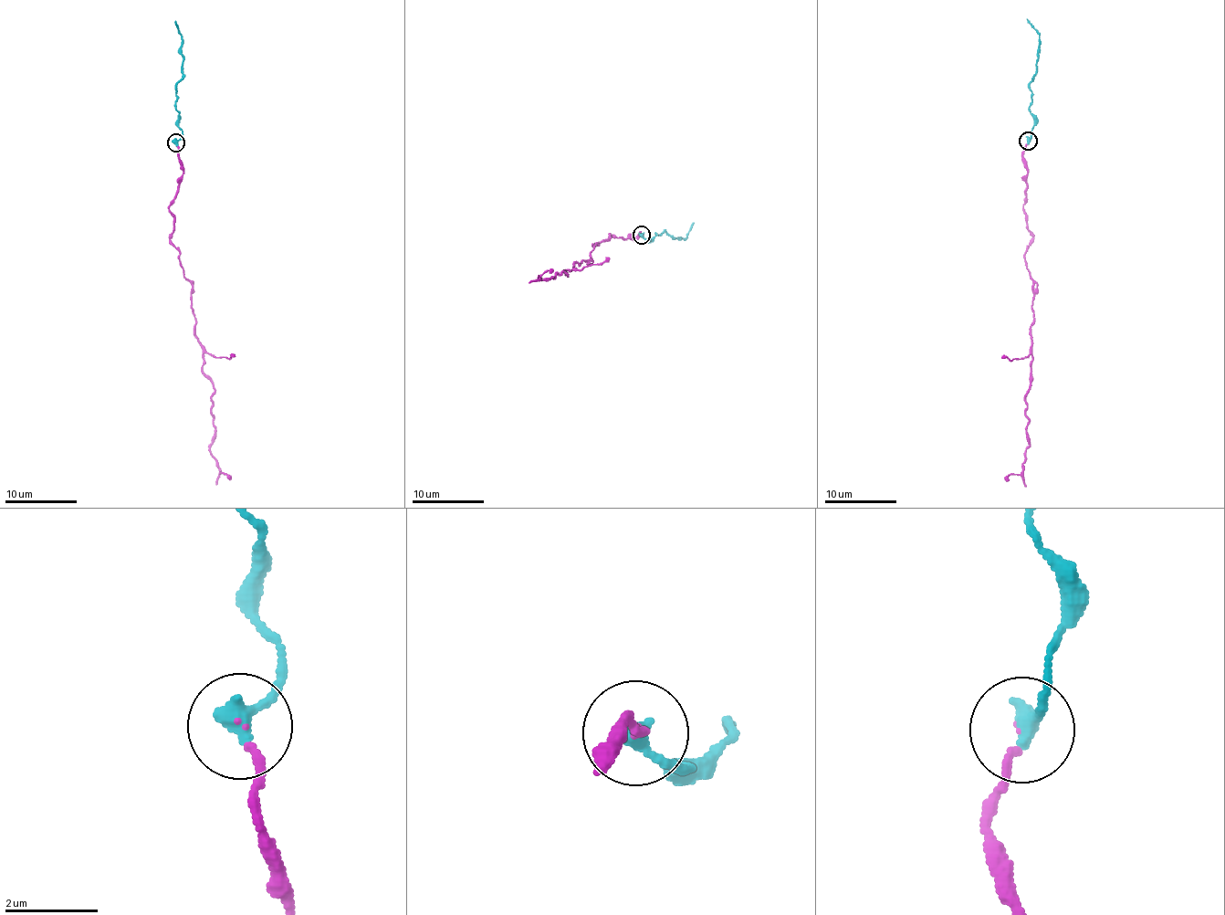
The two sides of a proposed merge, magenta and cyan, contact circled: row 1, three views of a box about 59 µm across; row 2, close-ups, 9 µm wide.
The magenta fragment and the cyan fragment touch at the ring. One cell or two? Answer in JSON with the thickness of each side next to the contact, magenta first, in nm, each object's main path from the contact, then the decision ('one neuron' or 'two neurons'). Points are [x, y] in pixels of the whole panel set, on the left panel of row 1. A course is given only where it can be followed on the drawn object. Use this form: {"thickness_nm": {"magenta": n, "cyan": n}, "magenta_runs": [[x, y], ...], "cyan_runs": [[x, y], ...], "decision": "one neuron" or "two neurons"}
{"thickness_nm": {"magenta": 120, "cyan": 440}, "magenta_runs": [[176, 142], [182, 178], [168, 211], [171, 240], [191, 282], [202, 373], [213, 384], [209, 451], [230, 480]], "cyan_runs": [[176, 142], [182, 137], [175, 108], [175, 83], [182, 75], [182, 35], [175, 20]], "decision": "one neuron"}

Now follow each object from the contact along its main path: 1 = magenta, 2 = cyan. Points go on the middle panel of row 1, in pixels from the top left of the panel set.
1: (642, 235), (632, 240), (608, 234), (593, 246), (591, 259), (562, 271), (568, 275), (538, 277), (550, 271)
2: (642, 235), (647, 240), (655, 236), (654, 234), (665, 231), (672, 238), (687, 238), (694, 222)

